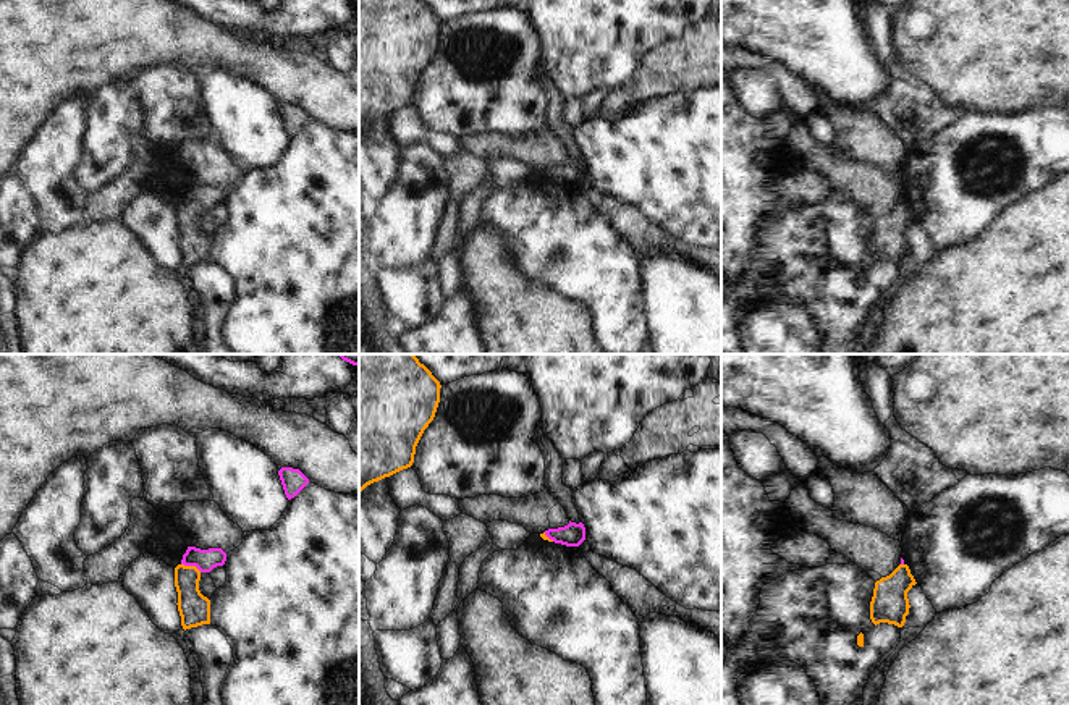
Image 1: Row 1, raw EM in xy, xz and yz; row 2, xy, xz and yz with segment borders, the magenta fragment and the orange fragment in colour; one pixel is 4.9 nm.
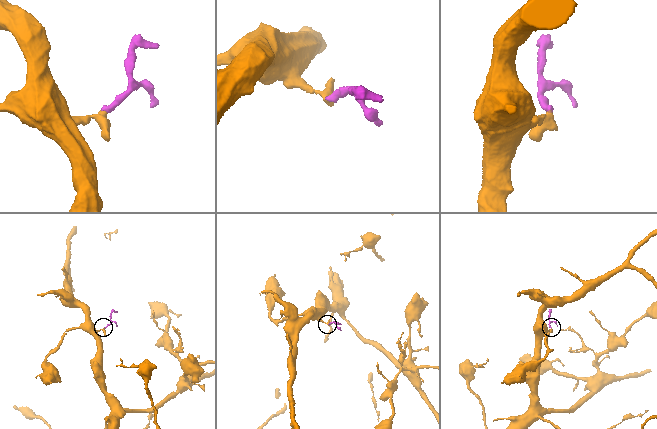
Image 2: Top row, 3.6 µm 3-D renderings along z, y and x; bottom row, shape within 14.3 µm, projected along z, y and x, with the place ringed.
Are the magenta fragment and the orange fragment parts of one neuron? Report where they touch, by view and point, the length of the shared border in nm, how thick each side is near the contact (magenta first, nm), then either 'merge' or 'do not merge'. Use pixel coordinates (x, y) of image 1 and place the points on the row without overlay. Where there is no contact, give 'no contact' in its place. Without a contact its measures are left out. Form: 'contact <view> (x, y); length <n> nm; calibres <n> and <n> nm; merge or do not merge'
contact xy (191, 202); length 110 nm; calibres 110 and 160 nm; merge

